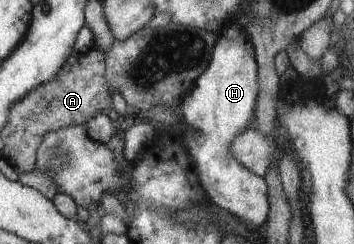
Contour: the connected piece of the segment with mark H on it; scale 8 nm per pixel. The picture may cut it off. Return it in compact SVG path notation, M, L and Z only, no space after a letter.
M234 21L234 25L224 27L224 31L222 31L222 35L216 41L216 47L212 51L210 65L196 79L192 93L182 101L182 115L188 123L188 127L194 127L196 131L191 133L190 137L182 137L180 143L188 151L190 159L194 161L202 189L216 203L217 208L221 208L224 212L242 221L248 221L248 223L261 227L266 223L270 210L266 181L247 169L246 165L240 163L232 153L232 145L238 139L238 135L242 135L248 131L249 125L256 123L256 105L258 105L259 91L258 65L256 64L253 44L249 35L242 31L241 25Z

